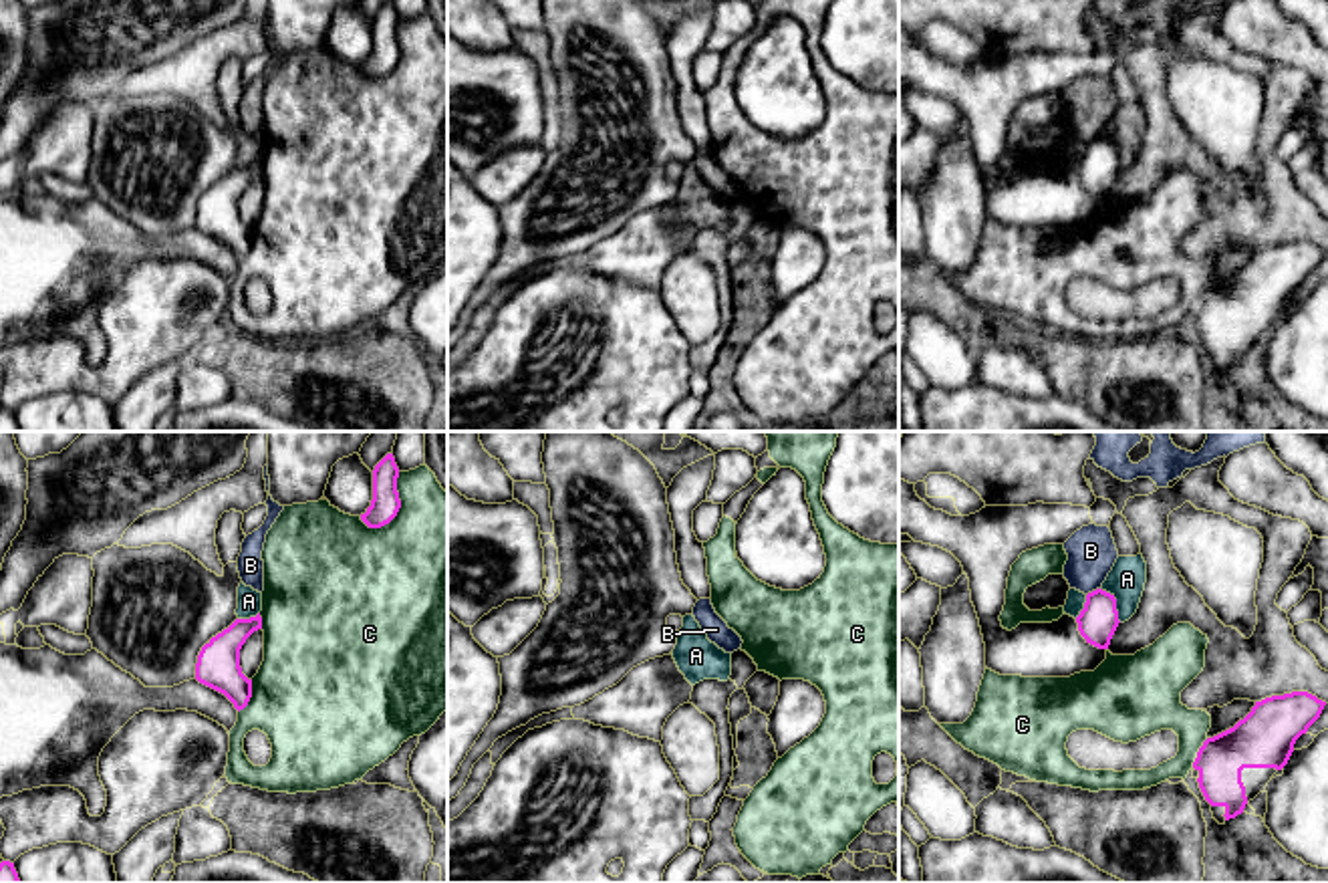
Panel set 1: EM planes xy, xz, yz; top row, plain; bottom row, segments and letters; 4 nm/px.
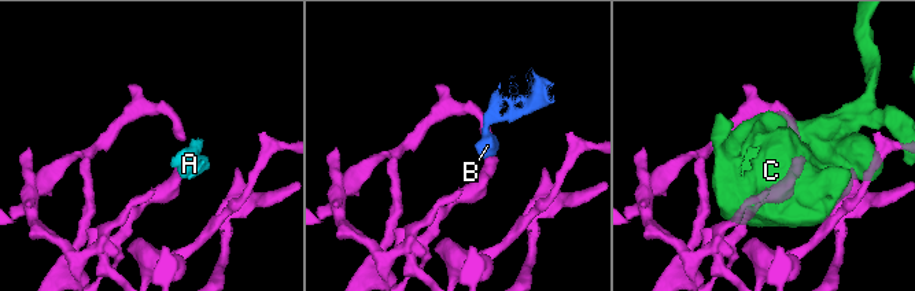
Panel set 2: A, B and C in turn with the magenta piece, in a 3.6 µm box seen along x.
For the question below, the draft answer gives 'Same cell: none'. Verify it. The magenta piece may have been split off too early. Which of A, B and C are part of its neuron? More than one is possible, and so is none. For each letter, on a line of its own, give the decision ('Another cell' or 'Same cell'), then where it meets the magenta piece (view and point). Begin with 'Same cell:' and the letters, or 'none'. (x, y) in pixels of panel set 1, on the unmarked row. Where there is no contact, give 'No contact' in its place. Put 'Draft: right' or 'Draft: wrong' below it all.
Same cell: none
A: Another cell. Touches magenta at yz (1115, 152)
B: Another cell. Touches magenta at yz (1093, 140)
C: Another cell. Touches magenta at xy (400, 55)
Draft: right

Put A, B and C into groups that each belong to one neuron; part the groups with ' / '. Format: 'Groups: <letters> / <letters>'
Groups: A / B / C

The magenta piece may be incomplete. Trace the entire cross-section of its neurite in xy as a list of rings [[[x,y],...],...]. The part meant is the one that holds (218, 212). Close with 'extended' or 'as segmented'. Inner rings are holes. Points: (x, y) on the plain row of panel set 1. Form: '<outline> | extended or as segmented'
[[[260,161],[250,167],[236,167],[202,196],[195,212],[195,228],[224,242],[238,260],[252,246],[252,228],[242,222],[240,198],[258,177],[262,177]]] | as segmented

